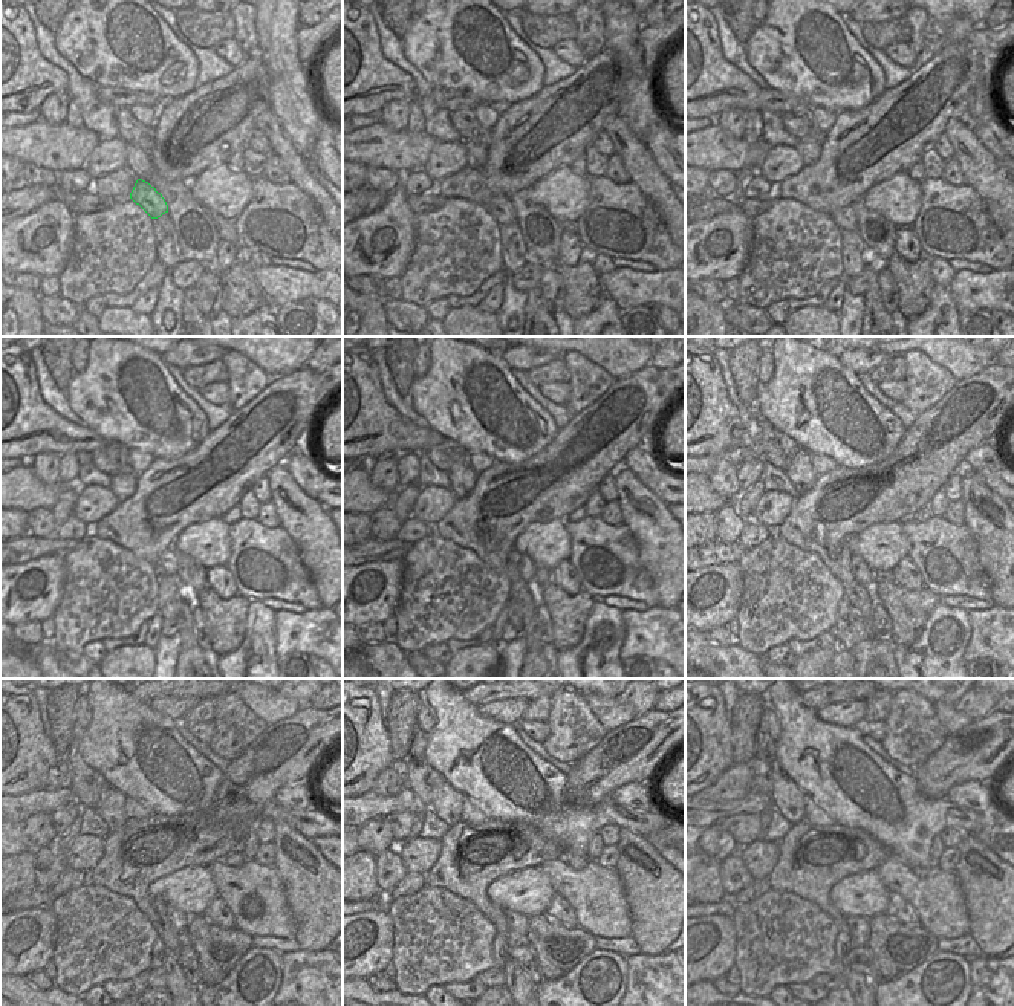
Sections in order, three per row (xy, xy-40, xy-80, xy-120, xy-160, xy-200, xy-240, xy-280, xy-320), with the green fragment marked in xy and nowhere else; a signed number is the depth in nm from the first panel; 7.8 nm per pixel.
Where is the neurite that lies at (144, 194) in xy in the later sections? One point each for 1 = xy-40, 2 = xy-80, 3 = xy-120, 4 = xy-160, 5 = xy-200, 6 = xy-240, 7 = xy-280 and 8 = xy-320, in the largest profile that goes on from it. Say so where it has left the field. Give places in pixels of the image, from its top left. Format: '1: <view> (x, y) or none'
1: xy-40 (499, 207)
2: xy-80 (844, 217)
3: xy-120 (165, 566)
4: xy-160 (519, 566)
5: xy-200 (861, 572)
6: xy-240 (178, 919)
7: xy-280 (517, 922)
8: xy-320 (858, 927)

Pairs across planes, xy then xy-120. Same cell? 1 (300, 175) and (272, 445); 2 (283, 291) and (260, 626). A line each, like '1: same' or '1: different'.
1: different
2: different

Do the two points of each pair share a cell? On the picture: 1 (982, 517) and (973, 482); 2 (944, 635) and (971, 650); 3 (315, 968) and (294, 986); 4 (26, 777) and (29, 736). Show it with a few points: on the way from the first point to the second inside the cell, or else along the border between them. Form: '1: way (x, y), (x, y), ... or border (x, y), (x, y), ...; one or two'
1: way (974, 508), (968, 500), (971, 491); one
2: border (968, 612), (970, 639), (964, 652), (964, 662); two
3: way (311, 973), (298, 983); one
4: way (26, 766), (26, 746); one

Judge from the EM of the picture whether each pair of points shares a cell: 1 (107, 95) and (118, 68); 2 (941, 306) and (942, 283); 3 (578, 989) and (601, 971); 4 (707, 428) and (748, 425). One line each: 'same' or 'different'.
1: different
2: same
3: same
4: different

